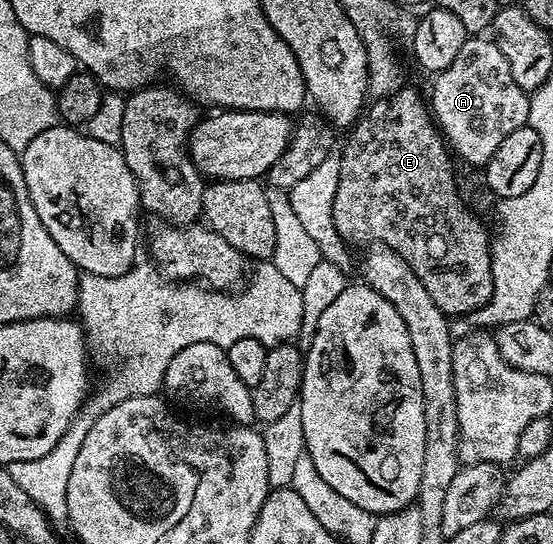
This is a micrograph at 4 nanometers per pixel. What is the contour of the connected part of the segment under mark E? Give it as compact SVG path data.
M403 86L396 91L393 91L392 96L388 96L376 103L374 101L369 105L365 114L359 119L358 123L351 127L350 135L341 152L338 154L340 162L340 181L337 186L335 201L333 202L333 222L336 225L337 233L343 238L346 243L354 246L354 244L370 244L368 246L379 246L392 249L394 253L400 254L412 268L412 272L416 274L420 282L424 285L424 290L432 297L432 302L440 307L442 313L448 318L465 317L466 314L472 313L477 309L482 308L491 300L494 293L492 286L491 262L492 242L490 234L487 234L485 226L481 220L471 212L458 188L456 174L454 172L453 157L449 147L445 141L445 137L441 133L435 122L432 112L425 100L425 97L414 88Z

